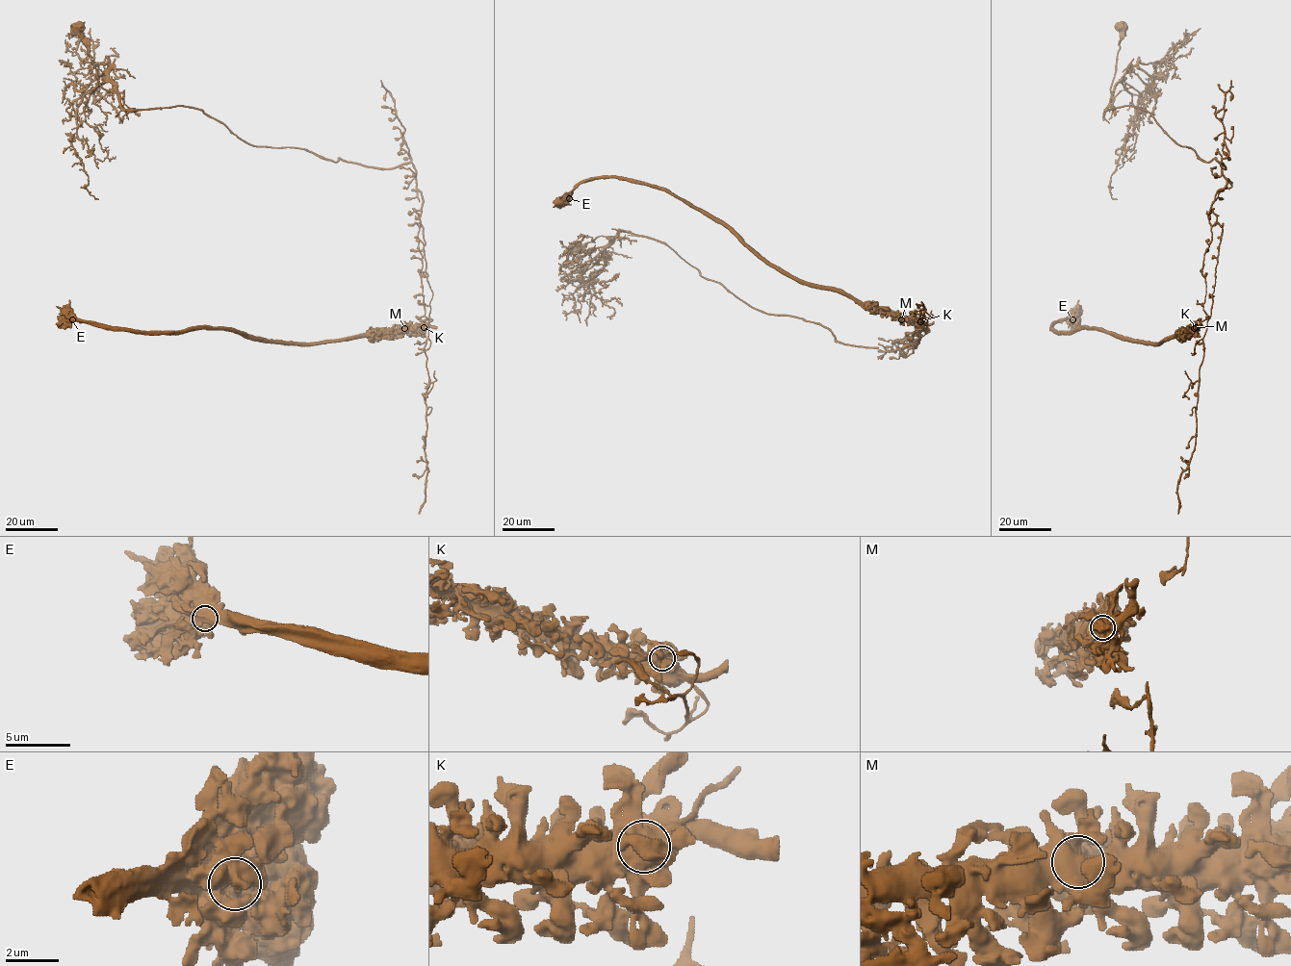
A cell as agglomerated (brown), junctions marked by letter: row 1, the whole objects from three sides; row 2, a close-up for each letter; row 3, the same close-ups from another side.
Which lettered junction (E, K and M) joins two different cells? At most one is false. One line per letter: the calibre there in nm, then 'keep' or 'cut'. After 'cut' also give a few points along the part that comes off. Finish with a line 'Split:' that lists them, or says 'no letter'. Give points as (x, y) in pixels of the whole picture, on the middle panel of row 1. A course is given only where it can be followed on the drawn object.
E: 850 nm thick; keep
K: 950 nm thick; cut; foreign part runs (920, 320), (913, 352), (844, 344), (755, 309), (645, 237), (567, 250), (595, 242)
M: 800 nm thick; keep
Split: K

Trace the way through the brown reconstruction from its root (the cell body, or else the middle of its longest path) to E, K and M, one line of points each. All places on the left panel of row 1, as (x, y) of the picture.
E: (78, 28), (123, 109), (189, 106), (251, 145), (411, 163), (432, 319), (322, 343), (72, 319)
K: (78, 28), (99, 85), (123, 109), (189, 106), (251, 145), (381, 168), (411, 163), (432, 292), (424, 327)
M: (78, 28), (99, 85), (123, 109), (189, 106), (251, 145), (381, 168), (411, 163), (432, 319), (404, 328)

